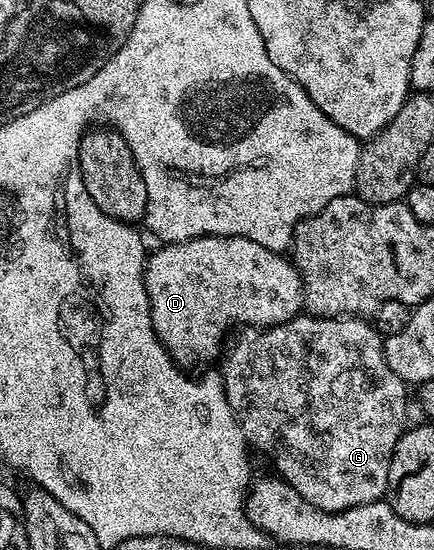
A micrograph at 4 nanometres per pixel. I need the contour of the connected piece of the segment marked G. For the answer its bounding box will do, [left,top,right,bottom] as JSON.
[221,313,409,511]

